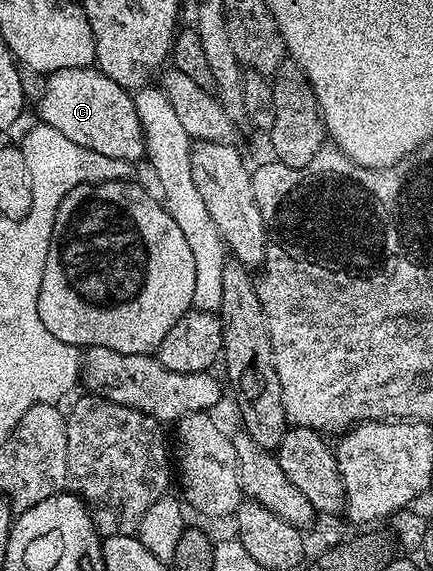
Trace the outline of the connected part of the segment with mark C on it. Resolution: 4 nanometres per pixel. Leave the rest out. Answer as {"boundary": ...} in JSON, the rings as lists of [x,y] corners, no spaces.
{"boundary":[[[68,67],[49,74],[42,85],[42,93],[36,98],[41,124],[60,131],[72,143],[80,143],[88,151],[100,151],[100,155],[108,155],[114,159],[124,159],[138,163],[146,157],[146,131],[143,114],[134,106],[131,90],[120,87],[108,75],[104,75],[97,67]]]}

